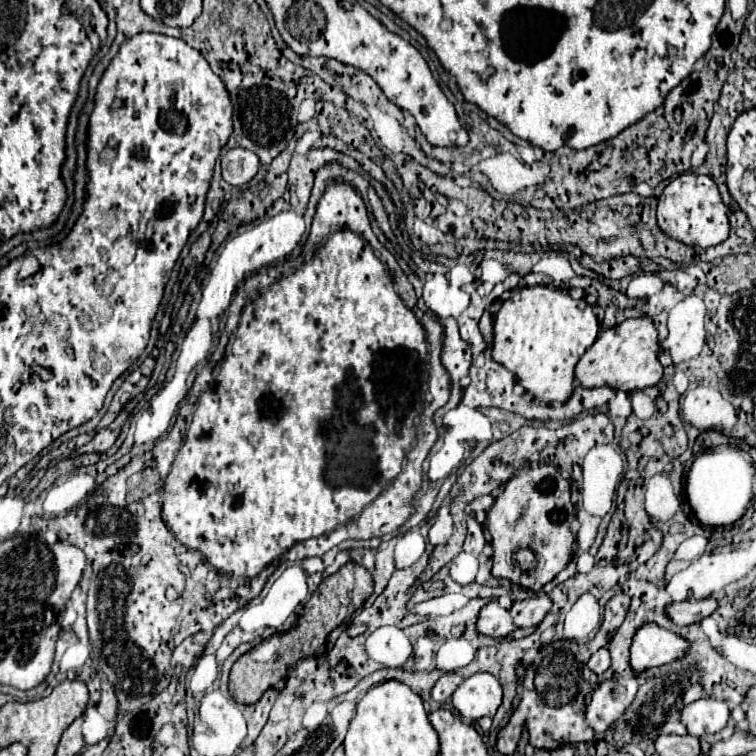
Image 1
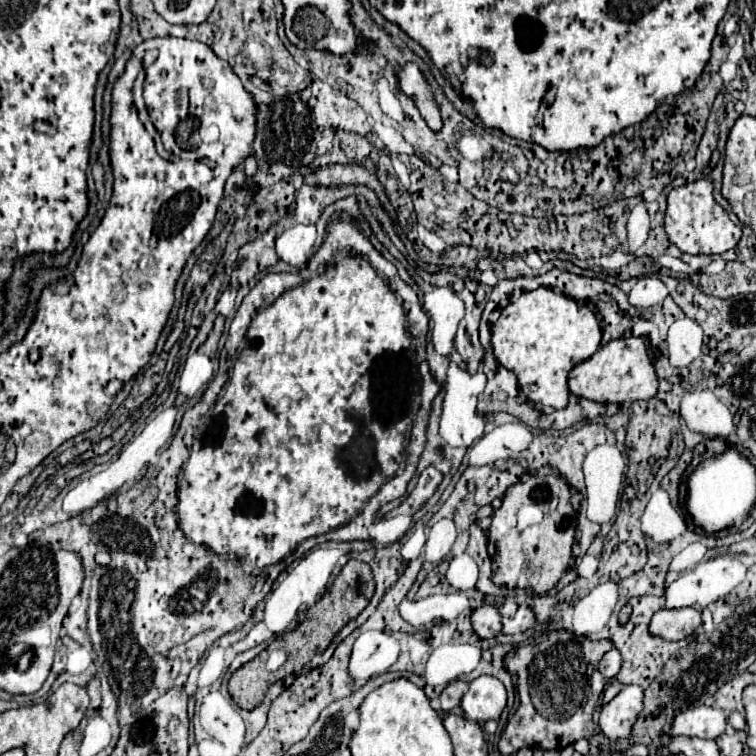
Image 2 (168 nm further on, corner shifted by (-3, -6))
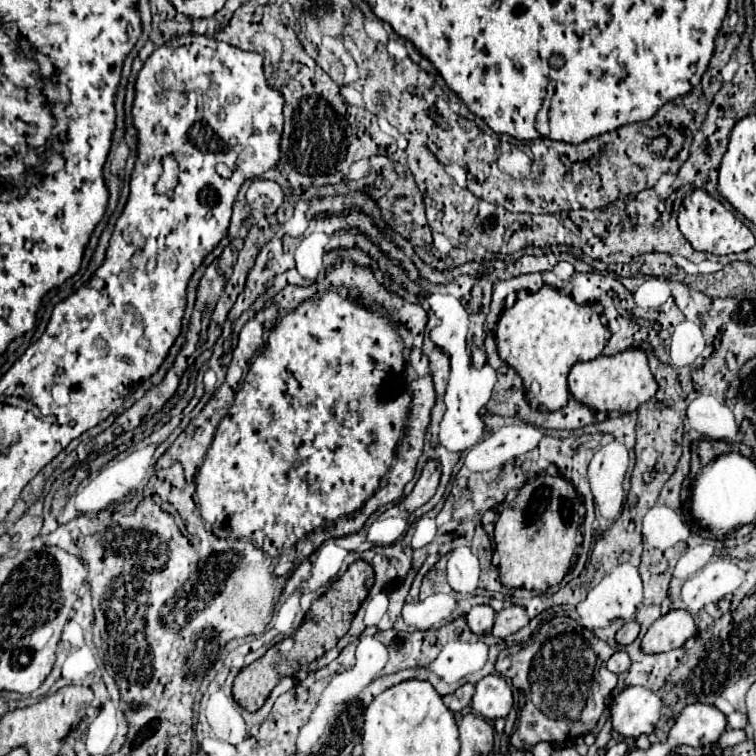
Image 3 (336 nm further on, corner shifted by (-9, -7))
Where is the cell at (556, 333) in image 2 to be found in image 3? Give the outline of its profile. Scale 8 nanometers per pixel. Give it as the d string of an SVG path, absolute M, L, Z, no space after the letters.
M545 285L537 293L519 299L501 315L495 341L499 357L507 365L515 367L525 389L529 389L533 381L541 385L541 393L535 397L537 403L549 411L557 411L569 401L567 375L571 367L577 361L591 361L599 357L609 341L609 329L589 305L577 305L569 295Z

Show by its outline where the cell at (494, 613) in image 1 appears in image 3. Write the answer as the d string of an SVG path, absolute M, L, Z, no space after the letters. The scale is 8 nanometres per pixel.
M475 605L469 613L467 613L467 625L471 627L471 631L475 635L485 635L491 633L495 623L495 611L489 605Z

